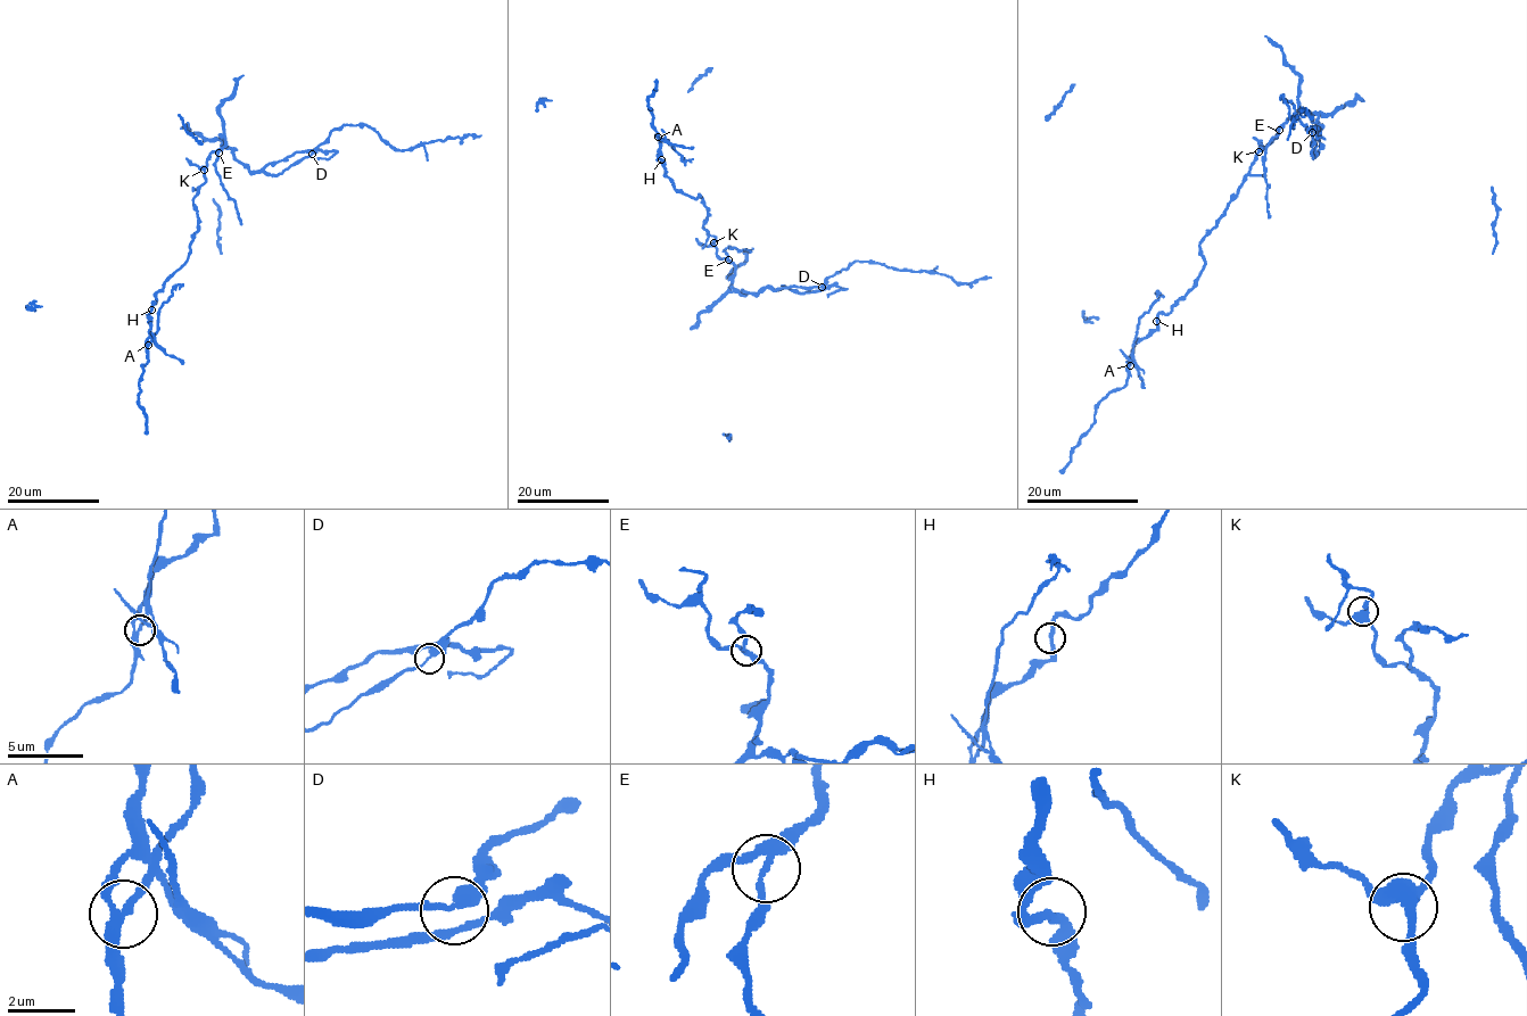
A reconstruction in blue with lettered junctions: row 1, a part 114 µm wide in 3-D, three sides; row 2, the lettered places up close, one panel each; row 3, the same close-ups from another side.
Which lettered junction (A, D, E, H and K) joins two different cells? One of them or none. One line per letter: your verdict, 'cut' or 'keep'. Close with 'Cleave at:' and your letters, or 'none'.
A: cut
D: keep
E: keep
H: keep
K: keep
Cleave at: A

